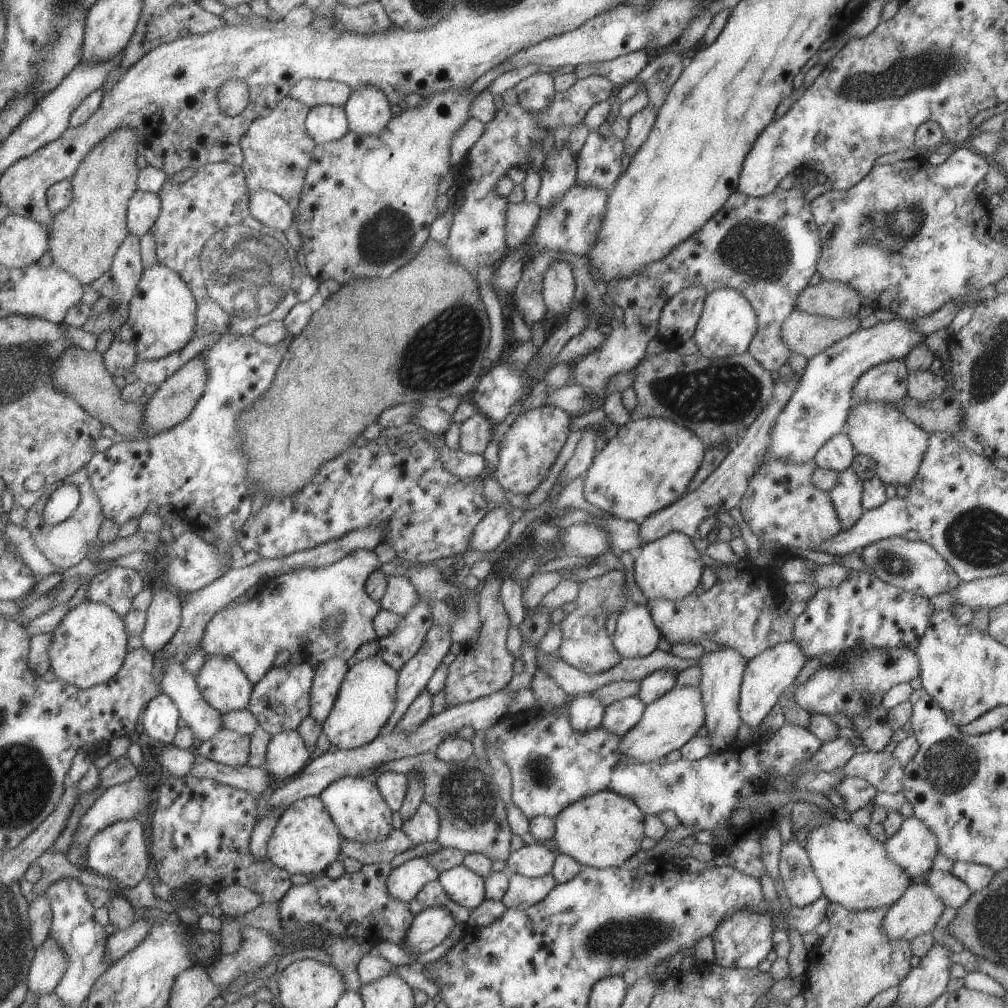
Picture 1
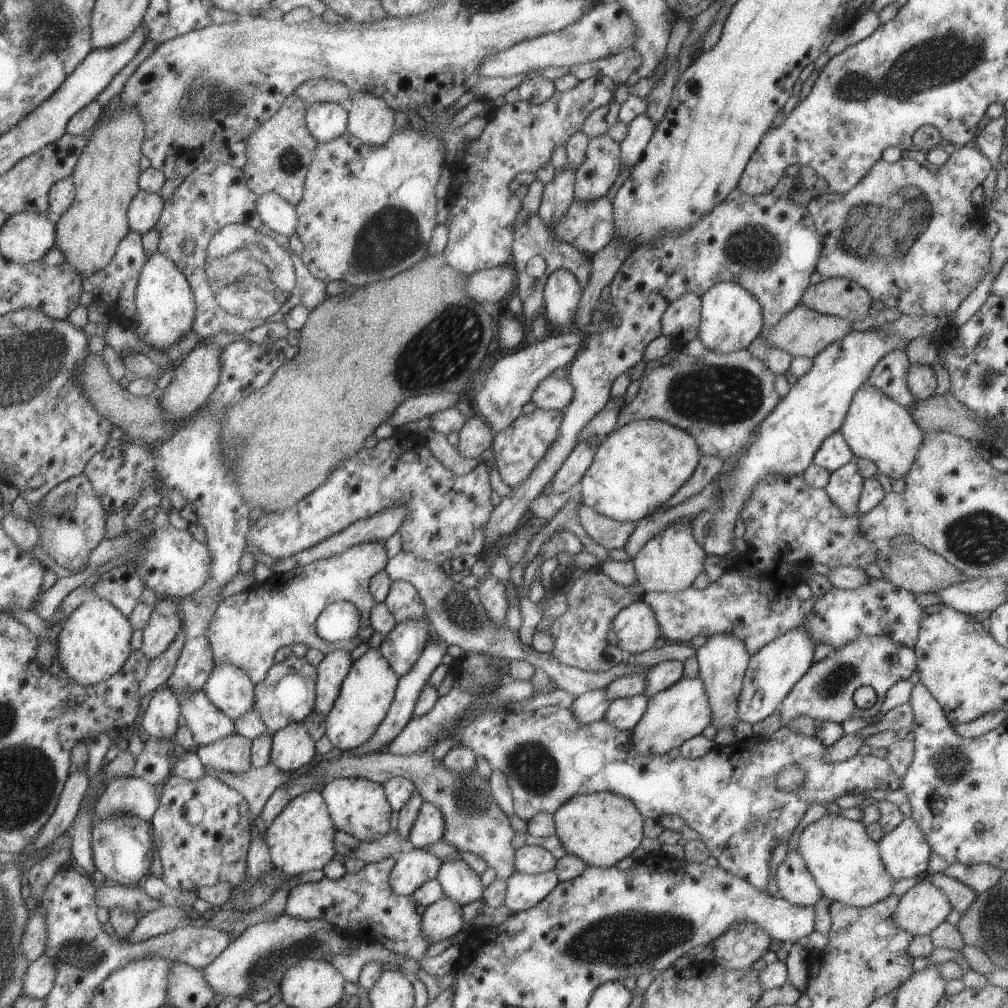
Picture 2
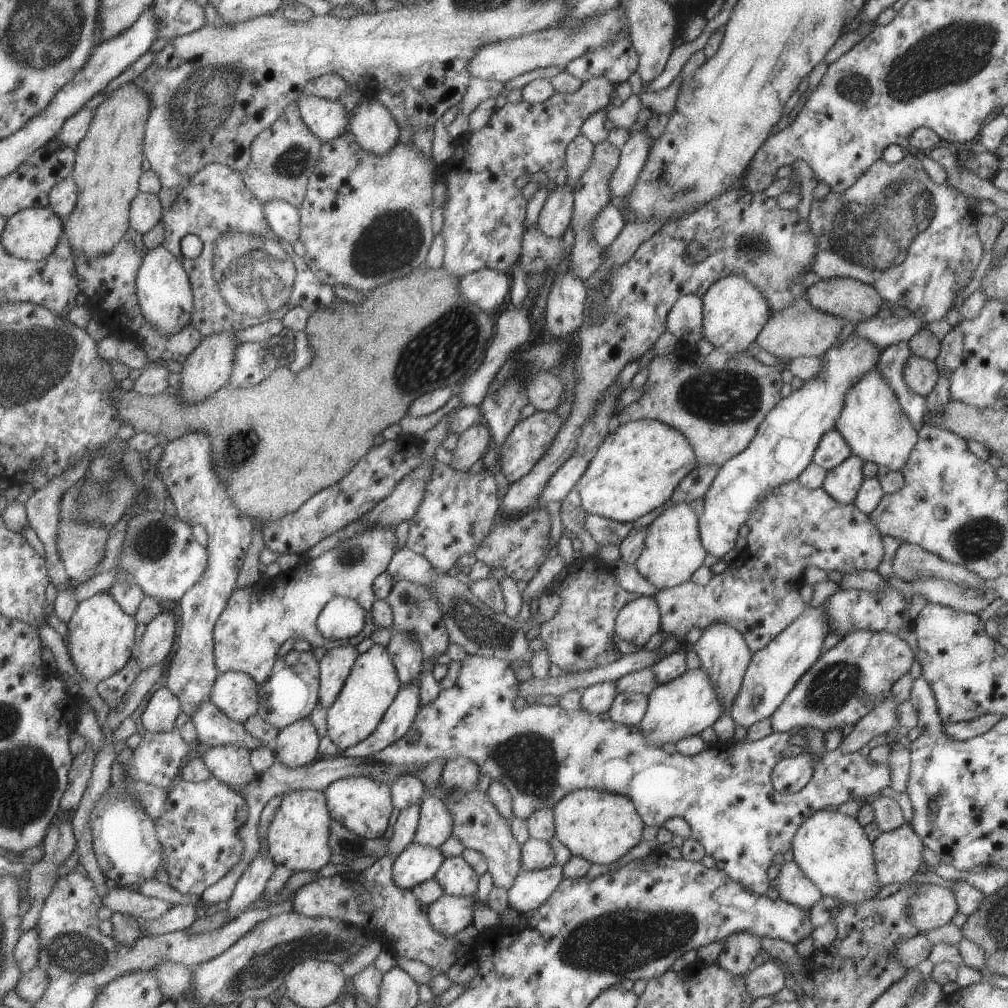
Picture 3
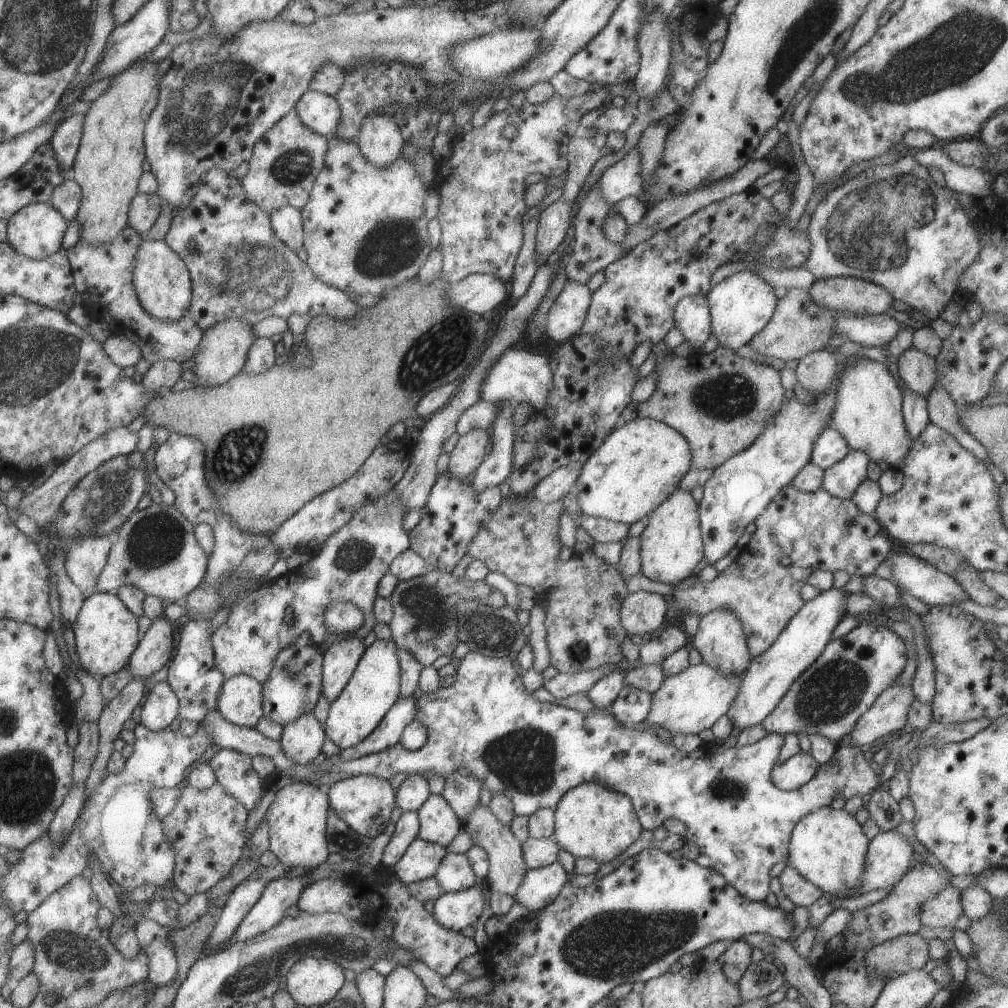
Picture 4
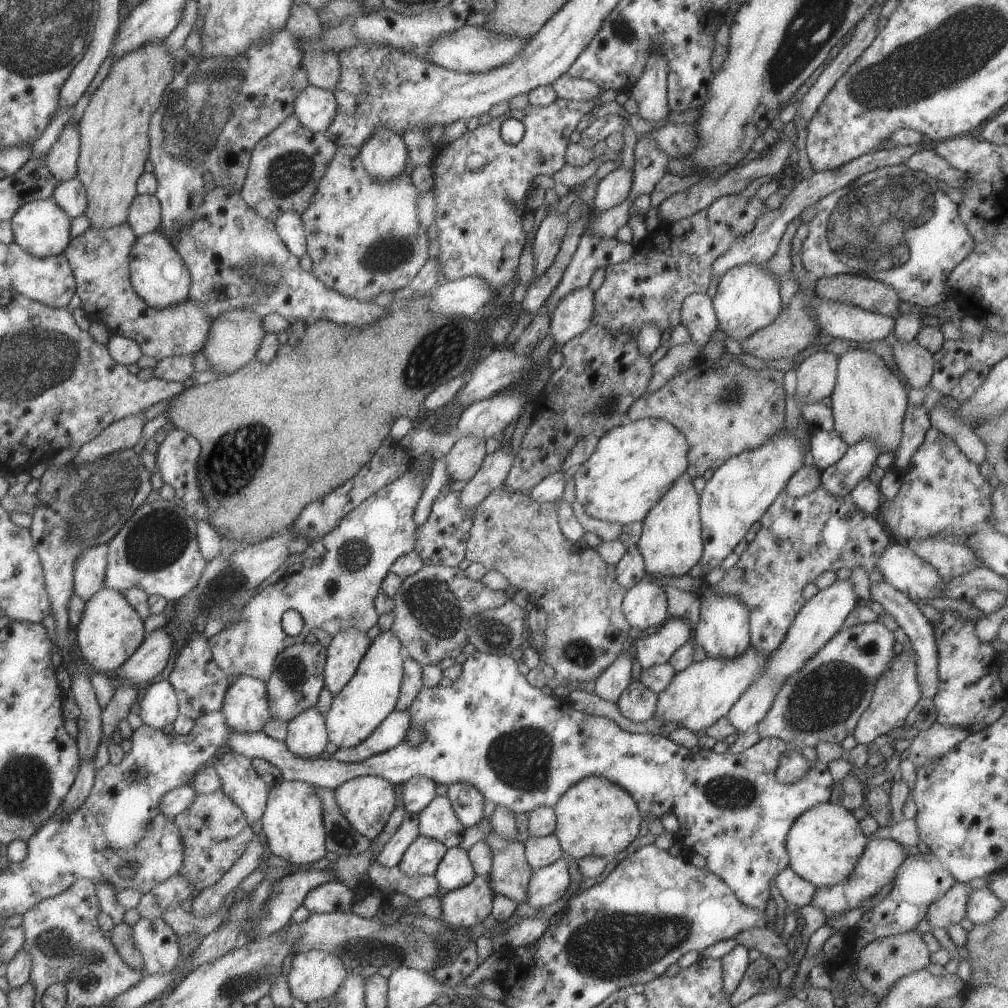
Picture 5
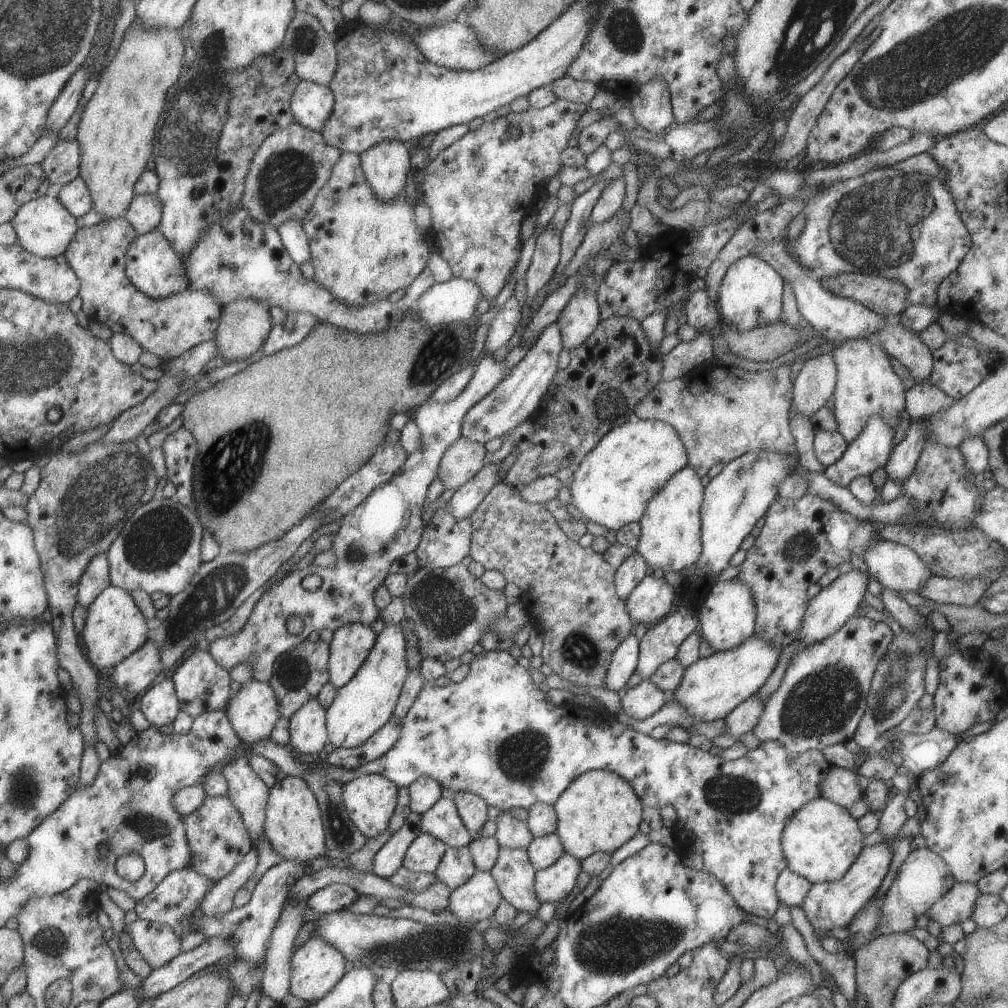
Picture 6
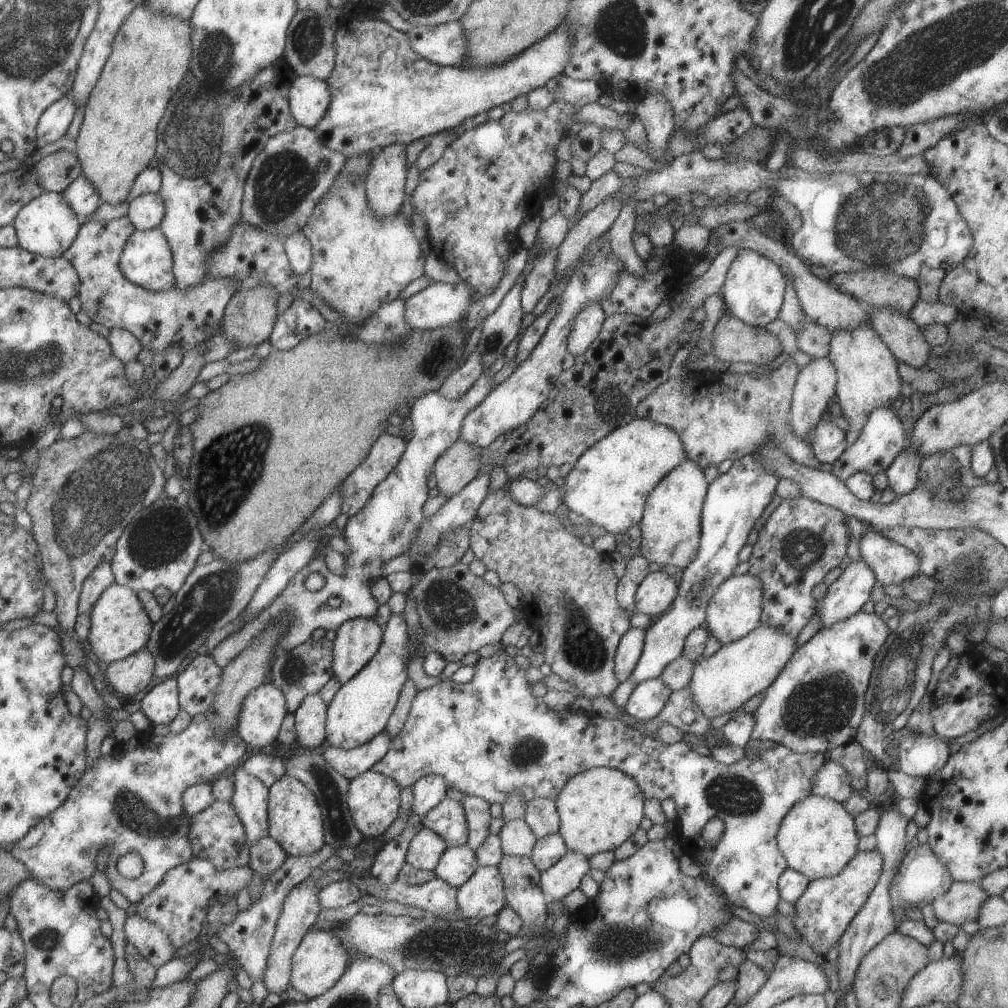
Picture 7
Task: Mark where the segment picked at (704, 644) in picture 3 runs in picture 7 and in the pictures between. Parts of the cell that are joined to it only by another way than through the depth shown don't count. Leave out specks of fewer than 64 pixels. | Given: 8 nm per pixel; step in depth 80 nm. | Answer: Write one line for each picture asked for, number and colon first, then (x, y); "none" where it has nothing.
4: (719, 639)
5: (722, 632)
6: (727, 616)
7: (734, 610)

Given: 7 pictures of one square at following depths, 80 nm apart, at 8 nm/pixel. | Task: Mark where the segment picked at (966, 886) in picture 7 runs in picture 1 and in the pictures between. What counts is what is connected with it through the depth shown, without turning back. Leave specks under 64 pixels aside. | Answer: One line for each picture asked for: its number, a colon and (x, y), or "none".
1: (915, 913)
2: (922, 907)
3: (929, 906)
4: (942, 910)
5: (951, 907)
6: (955, 905)

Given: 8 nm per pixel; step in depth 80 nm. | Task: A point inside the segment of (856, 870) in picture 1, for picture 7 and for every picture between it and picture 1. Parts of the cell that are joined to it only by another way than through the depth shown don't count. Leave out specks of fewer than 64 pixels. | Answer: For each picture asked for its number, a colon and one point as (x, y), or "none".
2: (845, 863)
3: (831, 848)
4: (827, 847)
5: (824, 842)
6: (821, 840)
7: (817, 837)

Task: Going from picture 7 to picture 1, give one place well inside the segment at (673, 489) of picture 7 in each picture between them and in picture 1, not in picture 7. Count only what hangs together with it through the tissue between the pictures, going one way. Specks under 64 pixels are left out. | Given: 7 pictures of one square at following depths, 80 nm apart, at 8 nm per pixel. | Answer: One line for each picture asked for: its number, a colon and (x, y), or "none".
1: (669, 568)
2: (668, 562)
3: (672, 551)
4: (670, 545)
5: (670, 543)
6: (670, 526)

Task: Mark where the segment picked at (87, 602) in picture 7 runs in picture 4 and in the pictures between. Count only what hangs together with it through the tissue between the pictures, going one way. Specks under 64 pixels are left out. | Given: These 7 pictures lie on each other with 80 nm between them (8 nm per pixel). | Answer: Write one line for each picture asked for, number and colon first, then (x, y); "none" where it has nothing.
4: (87, 557)
5: (90, 573)
6: (97, 578)

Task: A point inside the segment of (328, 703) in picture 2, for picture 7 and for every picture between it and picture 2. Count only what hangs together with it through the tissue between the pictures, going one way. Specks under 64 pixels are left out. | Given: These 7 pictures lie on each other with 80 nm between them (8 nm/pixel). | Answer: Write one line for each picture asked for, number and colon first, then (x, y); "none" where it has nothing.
3: (334, 666)
4: (338, 663)
5: (345, 650)
6: (350, 644)
7: (356, 640)

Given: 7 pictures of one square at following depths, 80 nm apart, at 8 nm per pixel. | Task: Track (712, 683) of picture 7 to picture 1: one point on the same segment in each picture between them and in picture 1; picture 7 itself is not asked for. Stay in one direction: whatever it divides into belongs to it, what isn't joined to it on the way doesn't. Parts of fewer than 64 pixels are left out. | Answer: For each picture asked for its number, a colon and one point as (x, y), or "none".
1: (668, 722)
2: (672, 716)
3: (684, 706)
4: (686, 703)
5: (696, 697)
6: (710, 688)

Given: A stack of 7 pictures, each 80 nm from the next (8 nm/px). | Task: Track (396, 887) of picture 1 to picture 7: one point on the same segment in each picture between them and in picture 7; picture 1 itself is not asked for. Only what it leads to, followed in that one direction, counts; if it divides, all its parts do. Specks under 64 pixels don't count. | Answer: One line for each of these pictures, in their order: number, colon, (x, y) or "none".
2: (412, 867)
3: (414, 864)
4: (419, 861)
5: (421, 857)
6: (423, 855)
7: (424, 850)

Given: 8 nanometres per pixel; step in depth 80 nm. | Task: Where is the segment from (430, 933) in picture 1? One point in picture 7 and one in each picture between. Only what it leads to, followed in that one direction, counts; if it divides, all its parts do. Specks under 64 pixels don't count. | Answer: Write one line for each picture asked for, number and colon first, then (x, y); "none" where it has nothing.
2: (442, 919)
3: (448, 914)
4: (455, 911)
5: (463, 907)
6: (475, 900)
7: (482, 895)

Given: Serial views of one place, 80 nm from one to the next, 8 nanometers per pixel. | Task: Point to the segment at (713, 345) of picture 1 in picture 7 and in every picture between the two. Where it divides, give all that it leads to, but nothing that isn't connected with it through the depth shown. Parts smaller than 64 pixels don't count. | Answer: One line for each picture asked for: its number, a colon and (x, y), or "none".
2: (730, 318)
3: (733, 311)
4: (739, 306)
5: (746, 299)
6: (749, 296)
7: (753, 291)

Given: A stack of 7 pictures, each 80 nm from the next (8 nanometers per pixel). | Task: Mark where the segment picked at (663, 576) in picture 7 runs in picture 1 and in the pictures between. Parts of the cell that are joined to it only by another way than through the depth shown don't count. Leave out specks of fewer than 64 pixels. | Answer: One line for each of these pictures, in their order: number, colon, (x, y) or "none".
1: (634, 635)
2: (635, 627)
3: (637, 620)
4: (640, 613)
5: (643, 605)
6: (652, 598)

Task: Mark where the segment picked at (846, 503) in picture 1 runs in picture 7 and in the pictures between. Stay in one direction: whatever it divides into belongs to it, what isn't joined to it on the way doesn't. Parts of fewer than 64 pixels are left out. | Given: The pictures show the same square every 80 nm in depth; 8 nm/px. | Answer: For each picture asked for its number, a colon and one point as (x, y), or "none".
2: (844, 485)
3: (841, 483)
4: (840, 480)
5: (839, 479)
6: (871, 449)
7: (883, 436)

